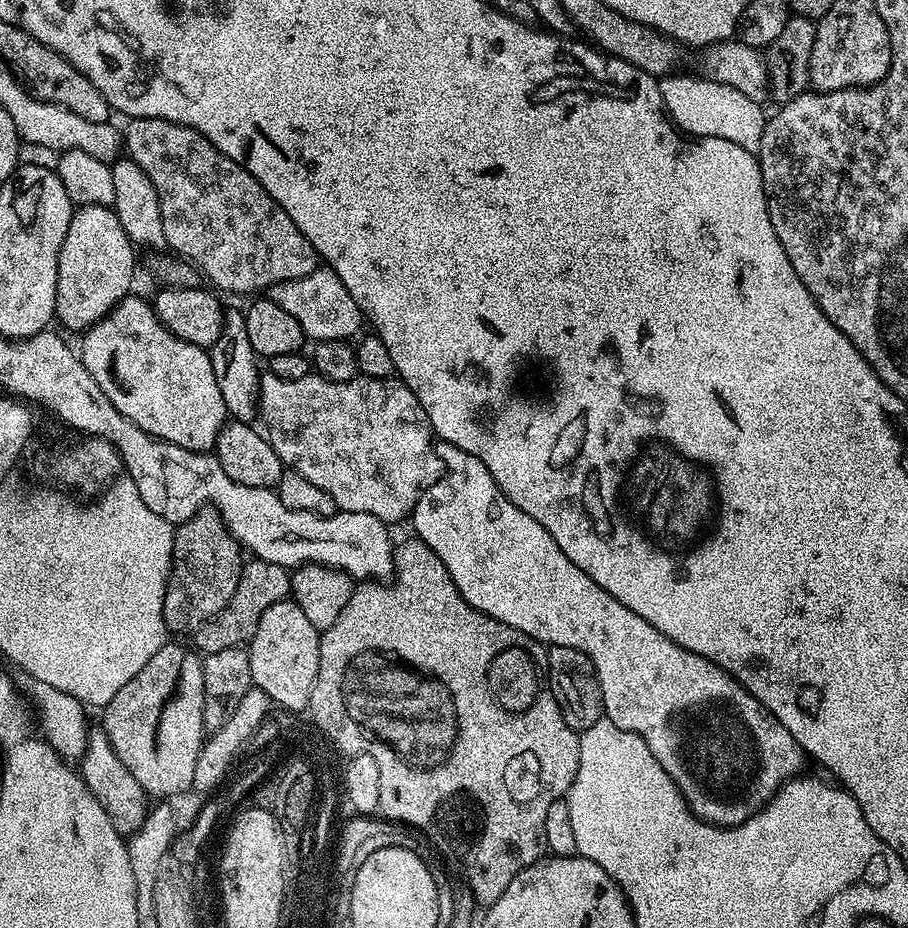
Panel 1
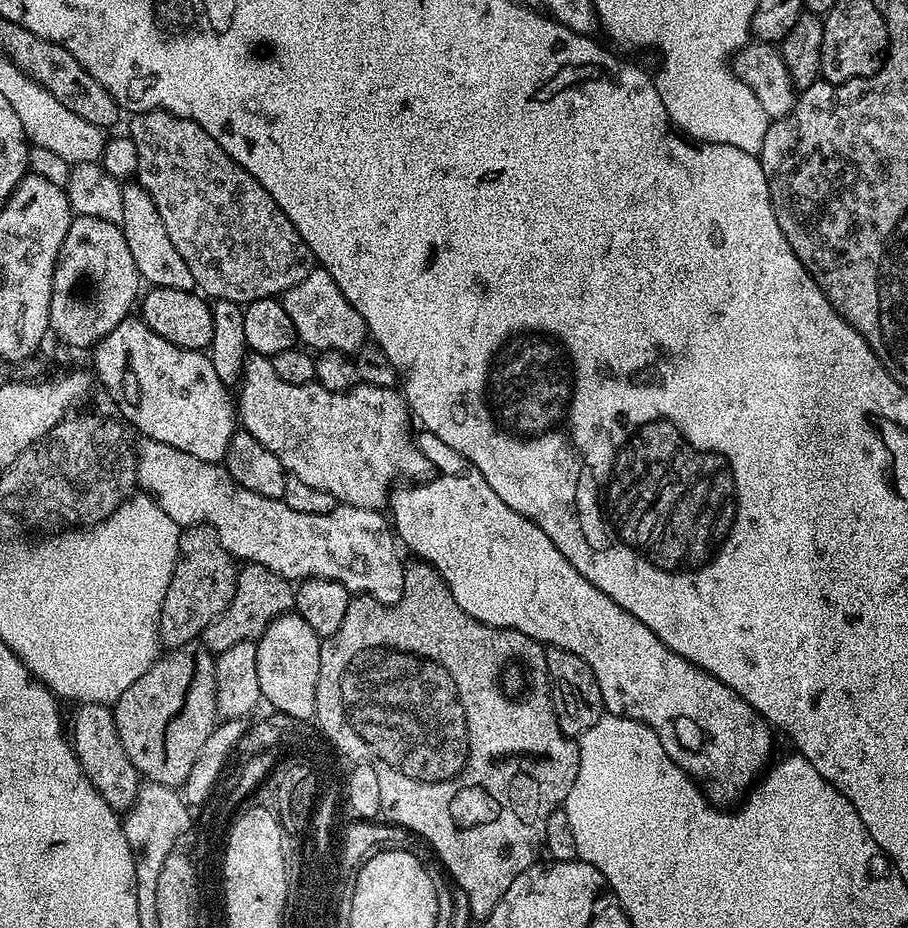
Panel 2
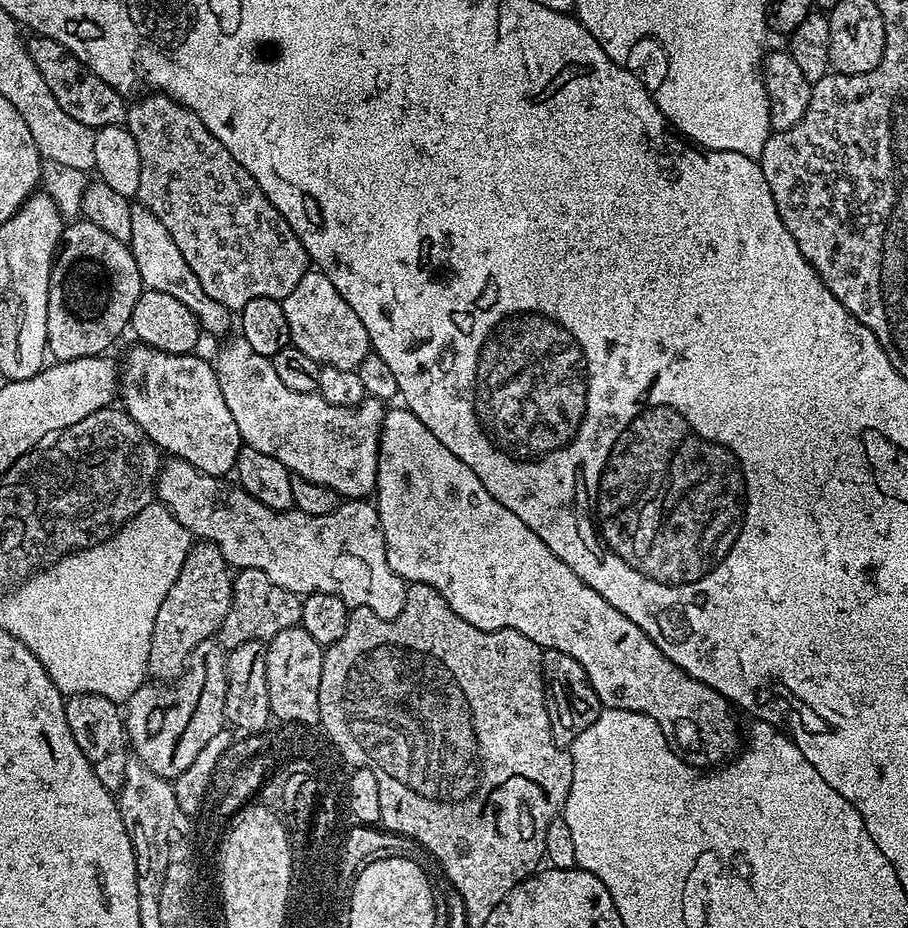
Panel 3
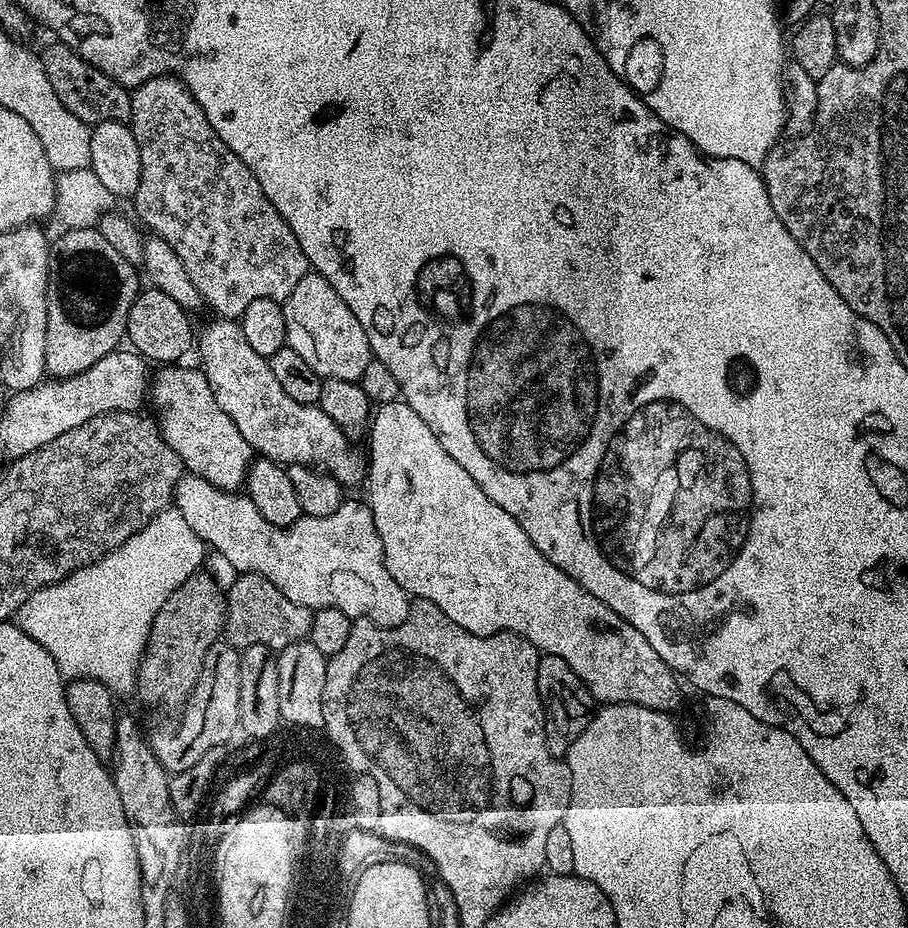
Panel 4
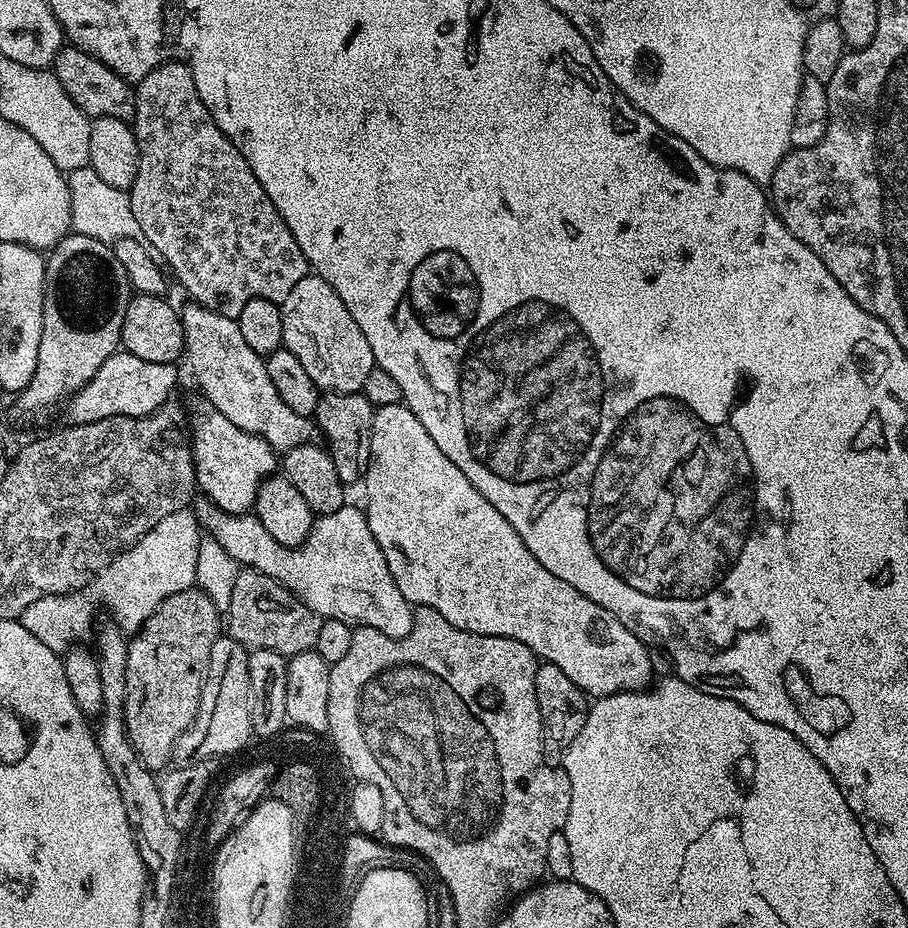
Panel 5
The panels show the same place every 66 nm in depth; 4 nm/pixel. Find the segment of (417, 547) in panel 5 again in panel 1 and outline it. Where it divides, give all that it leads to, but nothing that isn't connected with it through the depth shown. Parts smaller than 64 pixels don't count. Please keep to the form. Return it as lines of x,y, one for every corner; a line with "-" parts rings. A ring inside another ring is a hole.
440,440
435,445
435,450
438,458
444,463
445,473
443,478
434,482
434,486
430,486
426,491
420,493
418,502
412,507
410,523
412,523
413,530
416,531
413,532
415,539
426,542
426,546
430,546
430,550
434,550
434,554
438,554
438,558
442,558
442,566
446,566
450,578
454,578
454,586
458,586
462,598
466,602
470,602
470,606
474,606
474,610
478,610
498,622
506,622
506,626
514,626
514,630
522,630
522,634
530,634
530,638
534,638
539,644
545,646
557,644
582,650
582,654
586,654
590,658
596,671
596,677
602,690
604,716
610,722
614,722
616,729
630,730
644,739
650,746
650,752
658,758
662,770
666,770
666,774
670,774
670,778
676,783
680,793
684,795
688,808
698,819
726,828
746,822
755,812
759,812
788,780
803,769
800,767
806,763
806,757
798,746
798,742
794,742
790,730
786,730
786,726
782,726
778,722
778,718
774,718
774,714
770,714
770,710
766,710
766,706
762,706
762,702
758,702
758,698
751,696
732,675
719,668
714,662
678,646
670,638
666,638
666,634
662,634
662,630
654,630
654,626
650,626
650,622
646,622
646,618
634,614
634,610
626,610
626,606
622,606
622,602
618,602
618,598
606,594
606,590
602,590
602,586
598,586
598,582
594,582
594,578
590,578
590,574
586,574
586,570
578,570
578,566
574,562
570,562
570,558
566,558
566,554
562,554
562,546
558,546
558,542
554,542
550,533
542,526
538,526
538,522
534,522
534,518
530,518
530,514
526,514
526,510
518,510
518,506
514,506
514,502
510,502
506,498
506,494
502,494
502,490
498,490
498,482
494,482
490,470
486,466
482,466
482,462
478,462
478,458
474,458
474,454
466,454
466,450
458,450
458,446
445,440

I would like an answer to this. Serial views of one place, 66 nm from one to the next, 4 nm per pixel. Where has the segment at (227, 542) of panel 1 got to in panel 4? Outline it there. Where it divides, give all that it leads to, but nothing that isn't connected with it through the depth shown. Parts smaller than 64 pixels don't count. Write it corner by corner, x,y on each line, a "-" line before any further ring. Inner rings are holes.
197,570
162,603
151,623
147,646
137,672
136,695
146,704
183,705
200,679
201,666
210,645
224,628
226,596
207,571

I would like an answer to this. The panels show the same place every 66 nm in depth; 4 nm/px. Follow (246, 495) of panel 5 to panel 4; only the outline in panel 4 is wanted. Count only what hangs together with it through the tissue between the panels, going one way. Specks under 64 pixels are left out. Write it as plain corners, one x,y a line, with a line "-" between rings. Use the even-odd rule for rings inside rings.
164,366
150,380
150,404
154,419
164,440
191,475
206,478
219,488
236,490
248,475
248,466
254,459
254,451
238,432
230,415
218,406
207,378
199,367

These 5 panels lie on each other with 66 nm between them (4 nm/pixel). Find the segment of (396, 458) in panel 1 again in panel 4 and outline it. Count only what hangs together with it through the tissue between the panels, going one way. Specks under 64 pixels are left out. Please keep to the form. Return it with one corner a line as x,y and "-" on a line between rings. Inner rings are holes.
232,318
213,320
196,340
201,369
218,401
252,450
277,464
302,464
326,471
341,486
365,479
366,460
352,452
350,438
322,411
319,405
295,402
275,380
267,357
251,349
239,321

